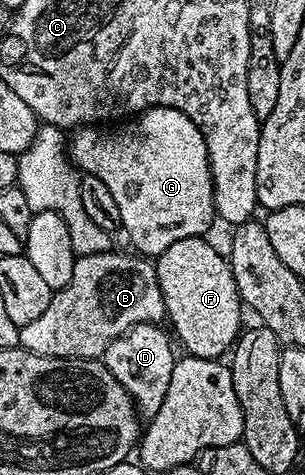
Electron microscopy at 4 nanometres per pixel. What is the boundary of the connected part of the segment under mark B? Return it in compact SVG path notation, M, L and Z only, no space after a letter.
M109 250L77 256L73 270L73 280L60 291L53 291L50 306L34 322L26 322L20 329L19 347L27 352L39 356L53 356L54 358L70 358L71 360L95 360L103 357L106 346L114 338L126 334L139 324L154 324L165 319L164 299L162 290L158 286L156 265L151 259L140 254L127 256L124 252Z

